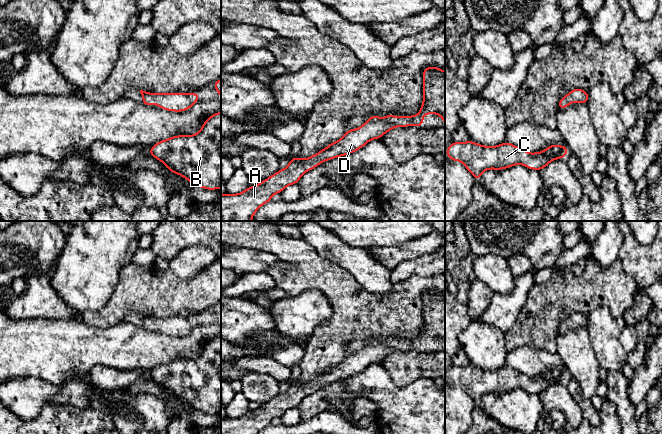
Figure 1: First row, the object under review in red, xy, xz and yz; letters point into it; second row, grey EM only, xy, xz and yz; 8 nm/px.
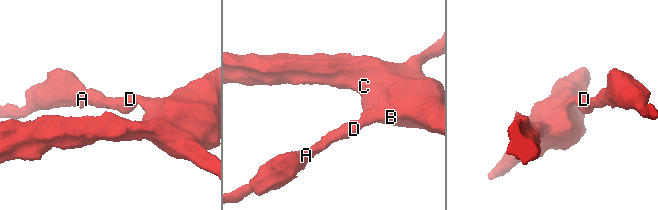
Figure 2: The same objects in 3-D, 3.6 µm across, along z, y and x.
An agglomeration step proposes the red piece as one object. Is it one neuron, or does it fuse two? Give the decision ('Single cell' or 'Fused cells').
Single cell

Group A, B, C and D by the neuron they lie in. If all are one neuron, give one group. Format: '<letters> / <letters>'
A B C D

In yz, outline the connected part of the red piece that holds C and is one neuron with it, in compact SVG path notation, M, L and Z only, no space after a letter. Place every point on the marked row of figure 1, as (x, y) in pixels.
M471 140L463 143L454 141L446 149L448 159L464 164L475 181L479 181L485 170L502 170L517 164L541 171L551 161L565 158L568 153L566 144L551 144L541 152L529 153L507 141L497 146L484 146Z

